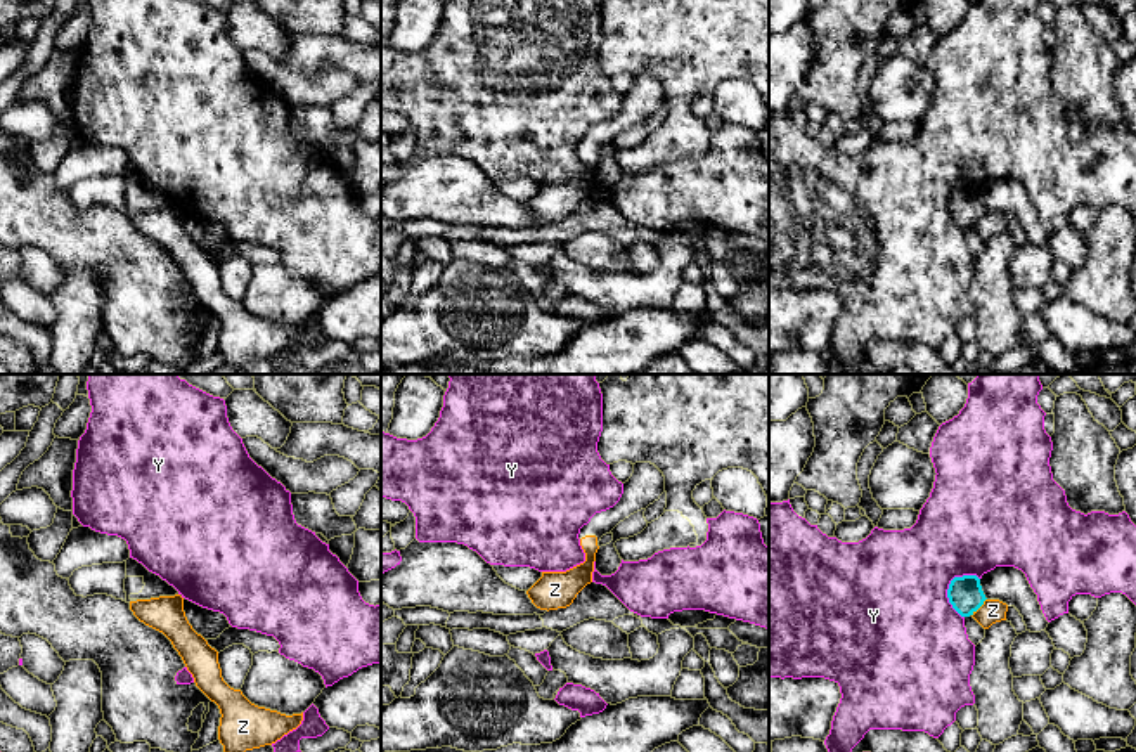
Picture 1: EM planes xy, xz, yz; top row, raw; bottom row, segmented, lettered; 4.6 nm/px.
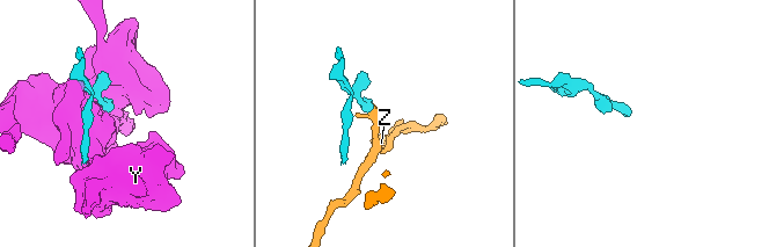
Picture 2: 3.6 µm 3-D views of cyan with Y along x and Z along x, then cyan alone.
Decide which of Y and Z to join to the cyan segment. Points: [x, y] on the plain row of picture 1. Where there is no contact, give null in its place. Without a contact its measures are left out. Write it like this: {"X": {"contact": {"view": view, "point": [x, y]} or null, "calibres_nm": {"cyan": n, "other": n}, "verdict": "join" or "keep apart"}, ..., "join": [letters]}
{"Y": {"contact": {"view": "yz", "point": [949, 200]}, "calibres_nm": {"cyan": 160, "other": 480}, "verdict": "keep apart"}, "Z": {"contact": {"view": "yz", "point": [981, 217]}, "calibres_nm": {"cyan": 160, "other": 110}, "verdict": "keep apart"}, "join": []}

